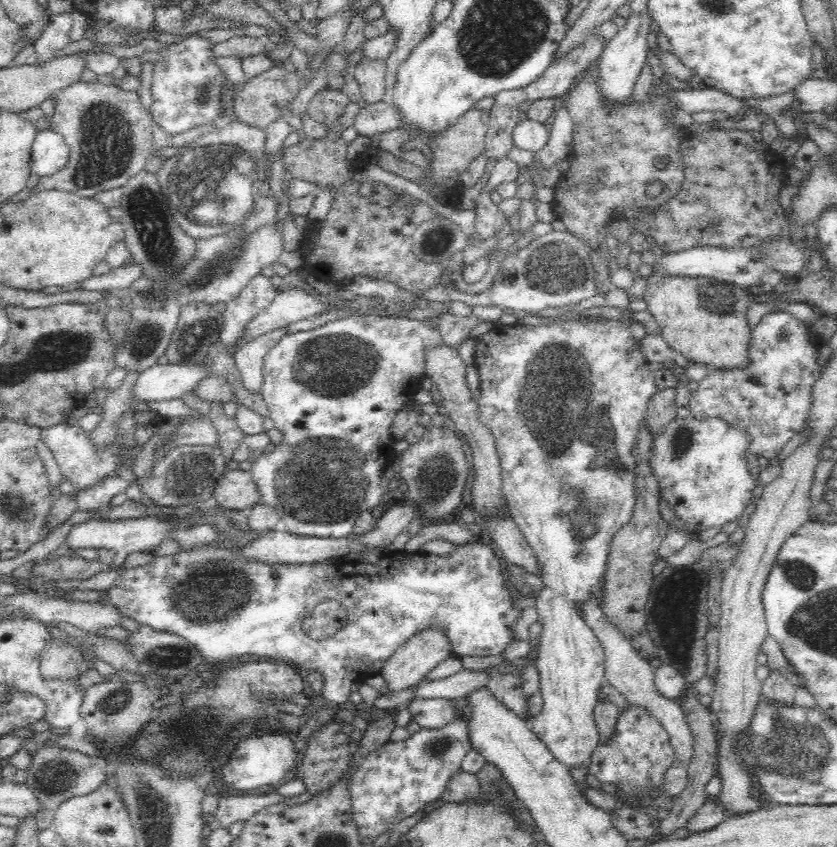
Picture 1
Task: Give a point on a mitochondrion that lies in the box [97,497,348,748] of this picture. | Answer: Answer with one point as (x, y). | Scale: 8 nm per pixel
(208, 590)

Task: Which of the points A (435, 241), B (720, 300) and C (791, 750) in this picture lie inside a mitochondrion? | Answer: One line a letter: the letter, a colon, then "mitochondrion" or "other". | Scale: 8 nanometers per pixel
A: mitochondrion
B: mitochondrion
C: mitochondrion

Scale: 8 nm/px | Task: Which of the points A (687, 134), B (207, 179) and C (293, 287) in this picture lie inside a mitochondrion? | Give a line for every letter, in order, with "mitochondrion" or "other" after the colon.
A: other
B: mitochondrion
C: other

